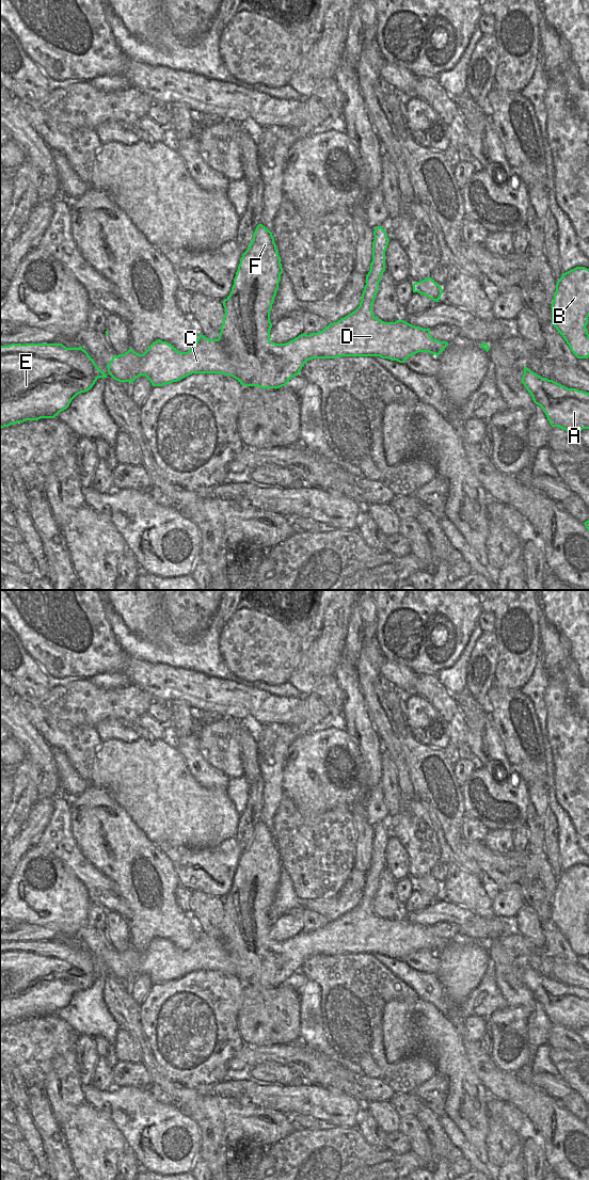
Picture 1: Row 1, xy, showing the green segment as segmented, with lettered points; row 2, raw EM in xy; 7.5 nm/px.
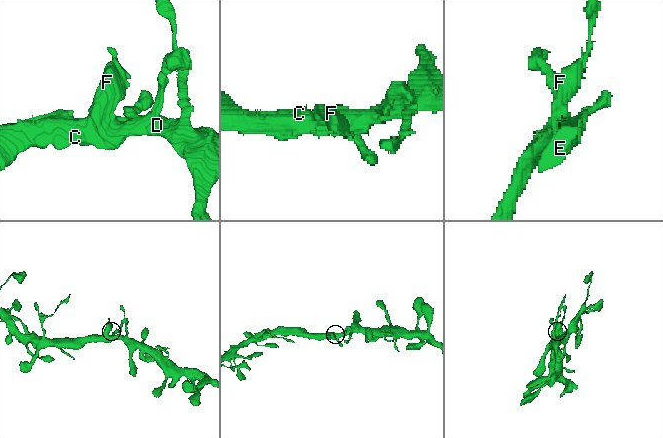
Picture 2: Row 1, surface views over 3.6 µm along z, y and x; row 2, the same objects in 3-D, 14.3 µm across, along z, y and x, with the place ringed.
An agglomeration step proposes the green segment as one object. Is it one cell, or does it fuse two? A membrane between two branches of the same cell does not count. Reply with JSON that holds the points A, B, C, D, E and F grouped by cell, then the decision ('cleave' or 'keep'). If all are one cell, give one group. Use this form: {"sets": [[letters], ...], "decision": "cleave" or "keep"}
{"sets": [["A", "B", "C", "D", "E", "F"]], "decision": "keep"}

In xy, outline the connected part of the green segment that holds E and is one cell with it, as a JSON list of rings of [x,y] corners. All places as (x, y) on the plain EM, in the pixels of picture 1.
[[[11,941],[0,943],[0,1026],[41,1016],[54,1016],[79,991],[90,988],[98,975],[108,975],[89,951],[62,941]]]

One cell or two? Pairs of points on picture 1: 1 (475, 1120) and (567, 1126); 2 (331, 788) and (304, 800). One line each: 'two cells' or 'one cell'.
1: two cells
2: one cell

